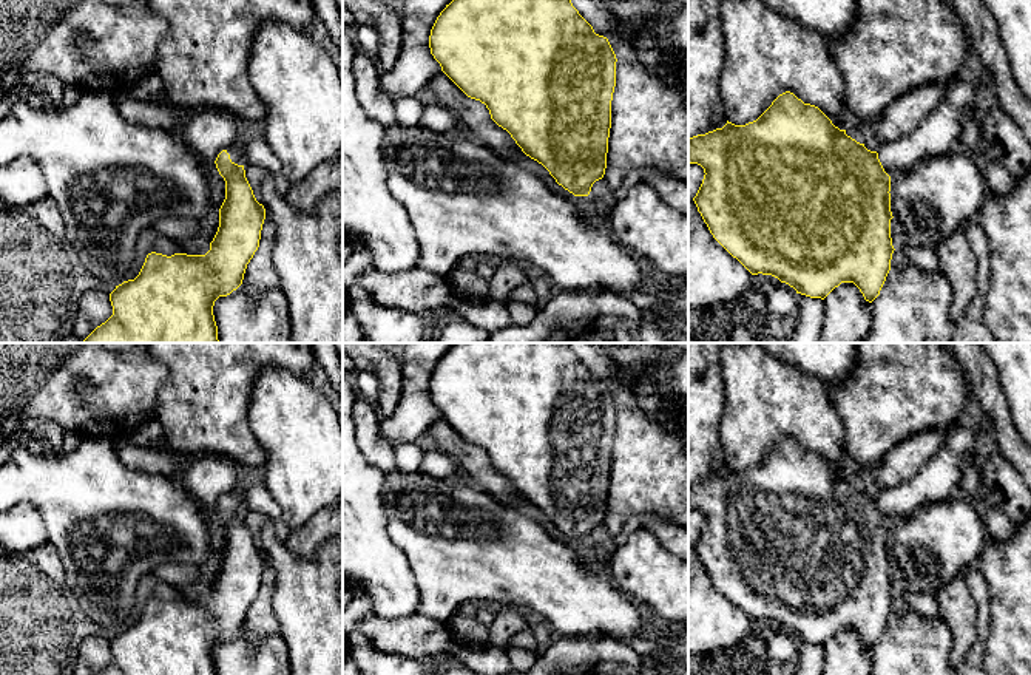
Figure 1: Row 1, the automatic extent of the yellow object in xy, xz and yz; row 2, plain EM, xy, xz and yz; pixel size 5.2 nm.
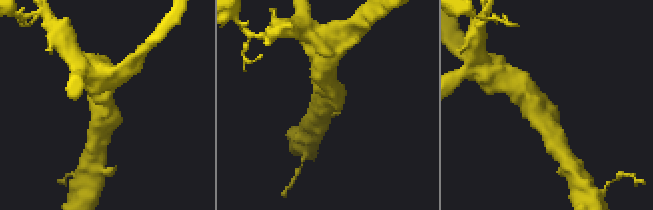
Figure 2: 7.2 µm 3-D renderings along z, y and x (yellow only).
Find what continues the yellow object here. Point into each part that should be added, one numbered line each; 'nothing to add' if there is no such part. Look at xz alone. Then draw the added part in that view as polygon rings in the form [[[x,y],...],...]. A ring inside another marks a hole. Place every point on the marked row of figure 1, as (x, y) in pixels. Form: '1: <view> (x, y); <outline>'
1: xz (585, 203); [[[574,196],[573,198],[580,210],[588,216],[593,222],[600,222],[600,209],[597,204],[588,196]]]

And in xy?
1: xy (236, 155); [[[230,145],[227,148],[227,153],[230,154],[232,162],[235,162],[238,165],[244,165],[245,164],[245,156],[244,156],[244,150],[242,148],[236,148],[236,147]]]

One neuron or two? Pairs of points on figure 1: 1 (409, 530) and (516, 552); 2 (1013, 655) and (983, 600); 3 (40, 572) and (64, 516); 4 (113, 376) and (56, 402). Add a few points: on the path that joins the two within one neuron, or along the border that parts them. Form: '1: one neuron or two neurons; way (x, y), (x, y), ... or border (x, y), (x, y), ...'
1: one neuron; way (436, 530), (443, 530), (465, 547), (490, 552)
2: two neurons; border (982, 576), (990, 596), (990, 632), (985, 647)
3: two neurons; border (48, 541), (56, 550), (65, 578)
4: one neuron; way (102, 391), (84, 410), (71, 410)

